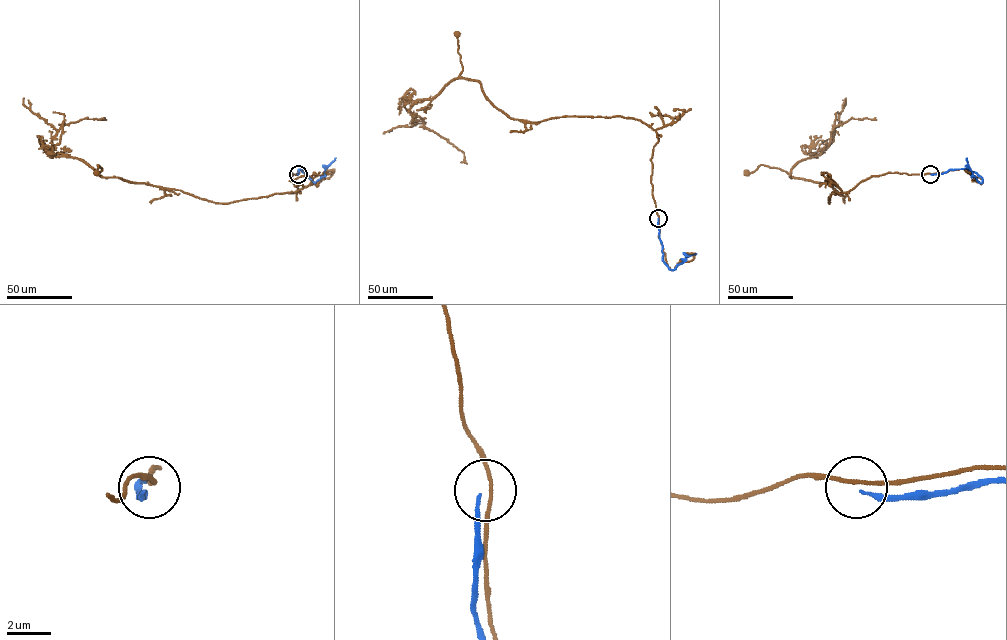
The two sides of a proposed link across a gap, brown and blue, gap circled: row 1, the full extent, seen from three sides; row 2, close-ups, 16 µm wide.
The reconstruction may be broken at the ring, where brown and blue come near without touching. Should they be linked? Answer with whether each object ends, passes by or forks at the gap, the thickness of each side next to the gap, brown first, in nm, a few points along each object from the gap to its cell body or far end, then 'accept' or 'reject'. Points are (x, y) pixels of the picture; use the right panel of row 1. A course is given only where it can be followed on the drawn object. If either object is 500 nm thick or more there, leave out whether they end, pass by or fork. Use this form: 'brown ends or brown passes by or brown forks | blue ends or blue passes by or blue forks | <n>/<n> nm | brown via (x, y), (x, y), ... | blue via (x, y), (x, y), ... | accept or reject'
brown passes by | blue ends | 140/140 nm | brown via (930, 174), (872, 176), (847, 192), (832, 193), (829, 203), (835, 189), (826, 183), (761, 164), (746, 173) | blue via (930, 174), (967, 168), (981, 177), (981, 183), (972, 175), (966, 157) | reject

